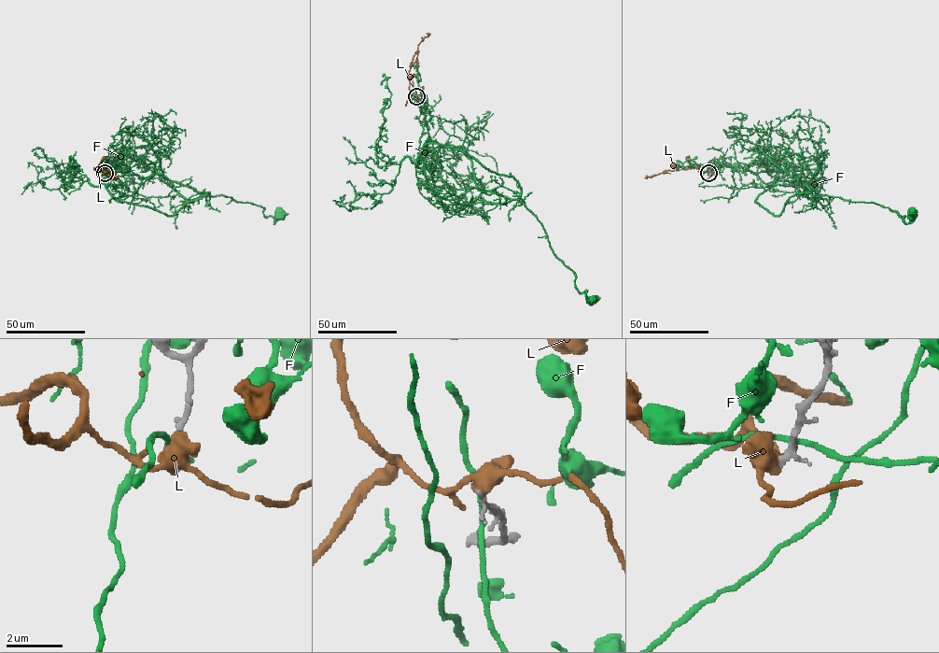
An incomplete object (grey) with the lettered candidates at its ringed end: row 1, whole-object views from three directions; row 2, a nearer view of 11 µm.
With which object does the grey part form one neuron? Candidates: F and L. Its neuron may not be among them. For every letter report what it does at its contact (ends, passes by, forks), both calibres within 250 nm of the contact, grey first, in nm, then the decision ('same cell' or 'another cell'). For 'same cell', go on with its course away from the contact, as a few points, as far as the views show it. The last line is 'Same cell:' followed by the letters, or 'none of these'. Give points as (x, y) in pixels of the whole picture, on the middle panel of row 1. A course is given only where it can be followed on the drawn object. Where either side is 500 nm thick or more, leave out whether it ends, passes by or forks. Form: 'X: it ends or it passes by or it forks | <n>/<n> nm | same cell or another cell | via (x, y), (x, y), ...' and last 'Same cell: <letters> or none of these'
F: it passes by | 240/160 nm | another cell
L: it passes by | 260/420 nm | another cell
Same cell: none of these

